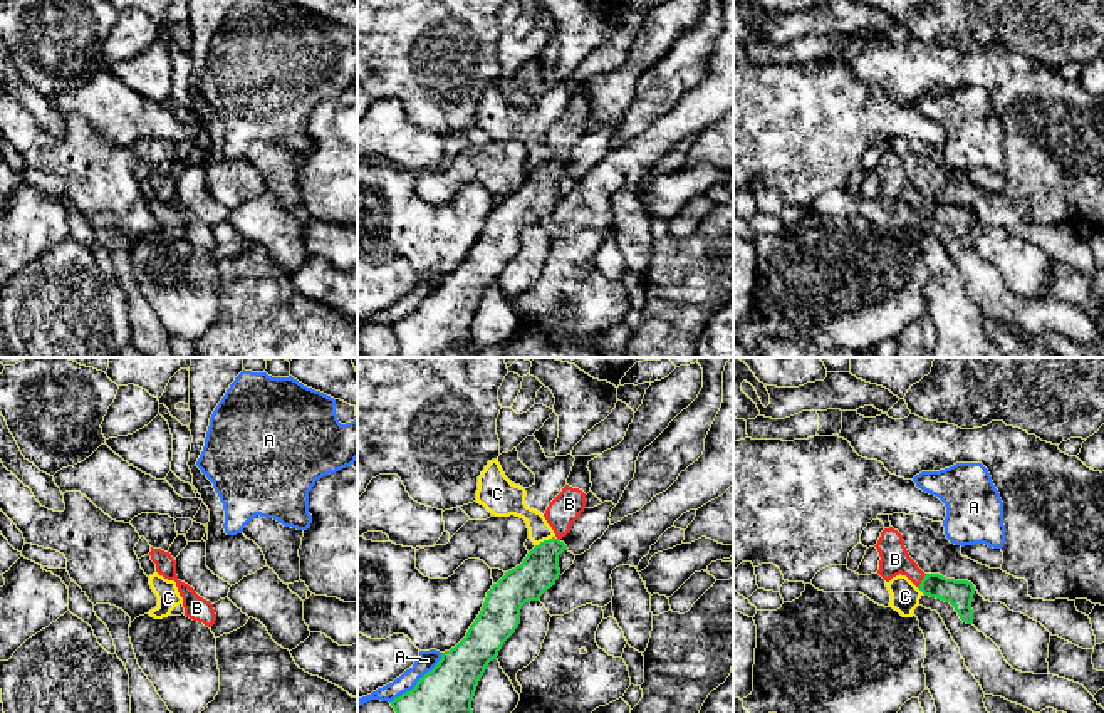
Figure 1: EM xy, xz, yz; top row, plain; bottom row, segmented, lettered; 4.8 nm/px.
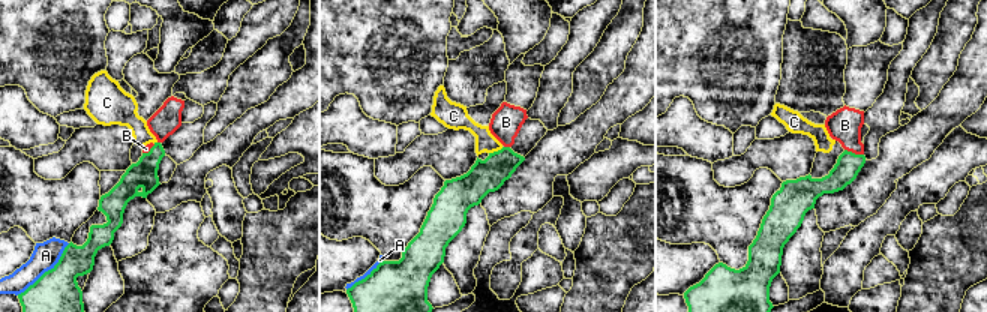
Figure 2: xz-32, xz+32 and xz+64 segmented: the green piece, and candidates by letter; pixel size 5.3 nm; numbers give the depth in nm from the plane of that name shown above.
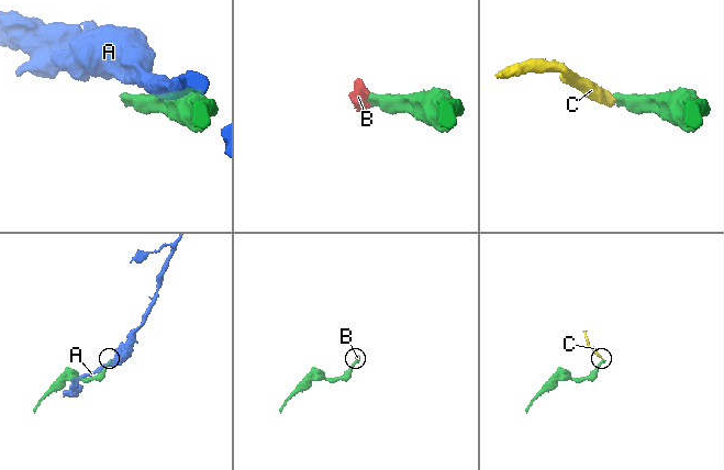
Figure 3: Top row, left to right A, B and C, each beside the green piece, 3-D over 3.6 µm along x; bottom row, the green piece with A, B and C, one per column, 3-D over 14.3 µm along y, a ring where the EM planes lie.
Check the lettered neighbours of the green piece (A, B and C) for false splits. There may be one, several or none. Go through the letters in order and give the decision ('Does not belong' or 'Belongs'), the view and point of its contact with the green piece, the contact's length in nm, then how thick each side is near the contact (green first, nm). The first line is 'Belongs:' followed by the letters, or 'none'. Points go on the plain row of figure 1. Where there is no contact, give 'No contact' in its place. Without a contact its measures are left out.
Belongs: B
A: Does not belong. Touches green at xz (418, 306). Shared border 360 nm. Thickness 380 nm (green) against 90 nm
B: Belongs. Touches green at yz (921, 205). Shared border 80 nm. Thickness 130 nm (green) against 140 nm
C: Does not belong. Touches green at xz (546, 165). Shared border 110 nm. Thickness 190 nm (green) against 130 nm

